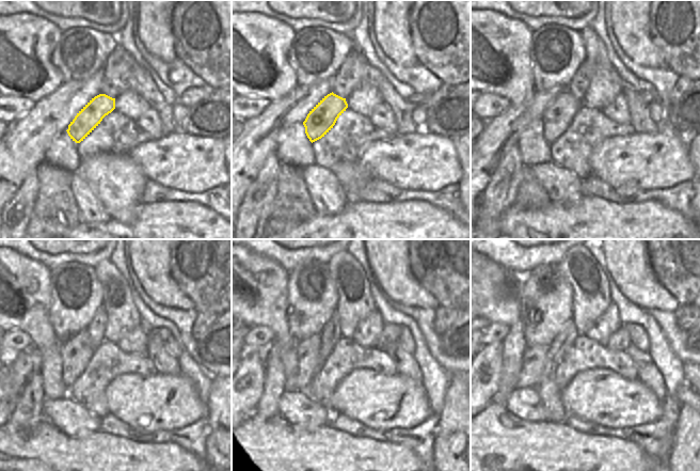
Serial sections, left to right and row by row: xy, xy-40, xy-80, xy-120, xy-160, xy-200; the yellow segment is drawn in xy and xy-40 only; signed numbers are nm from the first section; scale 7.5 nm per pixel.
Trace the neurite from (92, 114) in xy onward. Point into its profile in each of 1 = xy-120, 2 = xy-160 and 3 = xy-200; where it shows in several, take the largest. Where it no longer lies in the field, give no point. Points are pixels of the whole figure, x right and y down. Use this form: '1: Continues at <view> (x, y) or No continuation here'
1: Continues at xy-120 (77, 351)
2: Continues at xy-160 (307, 350)
3: Continues at xy-200 (535, 357)

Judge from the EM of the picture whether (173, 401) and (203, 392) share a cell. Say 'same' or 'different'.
different

